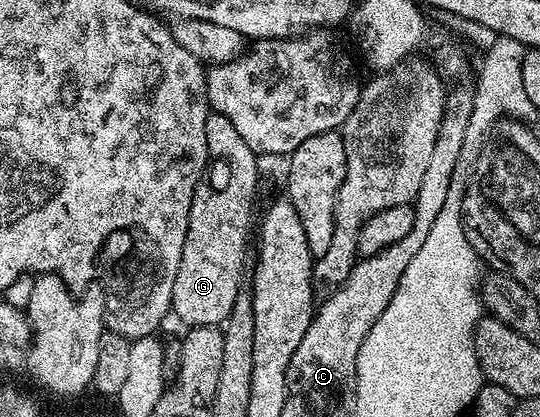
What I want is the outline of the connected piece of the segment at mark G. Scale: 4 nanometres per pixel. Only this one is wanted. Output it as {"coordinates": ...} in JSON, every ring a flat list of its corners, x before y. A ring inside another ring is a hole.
{"coordinates":[[219,114,206,118,208,166,190,202,190,218,182,258,178,262,178,278,174,278,171,311,184,326,210,328,223,325,242,290,244,251,248,248,248,227,253,227,252,198,256,194,257,153,246,146,246,138,238,134,234,122]]}

